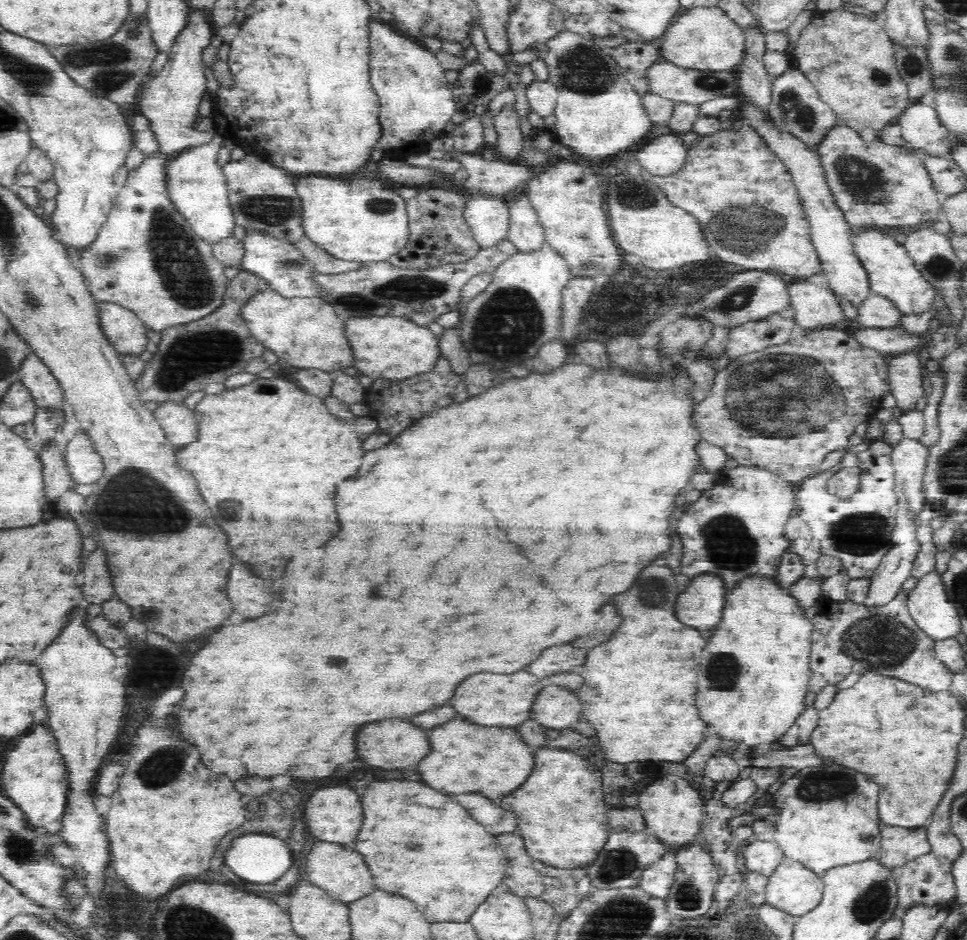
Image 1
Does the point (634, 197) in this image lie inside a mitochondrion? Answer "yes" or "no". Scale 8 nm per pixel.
yes

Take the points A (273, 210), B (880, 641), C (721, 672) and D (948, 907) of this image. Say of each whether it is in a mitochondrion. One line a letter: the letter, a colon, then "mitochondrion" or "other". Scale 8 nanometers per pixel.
A: mitochondrion
B: mitochondrion
C: mitochondrion
D: other

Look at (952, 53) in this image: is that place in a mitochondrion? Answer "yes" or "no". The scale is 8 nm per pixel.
yes

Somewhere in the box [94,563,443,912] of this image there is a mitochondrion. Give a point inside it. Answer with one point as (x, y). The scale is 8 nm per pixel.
(154, 770)

